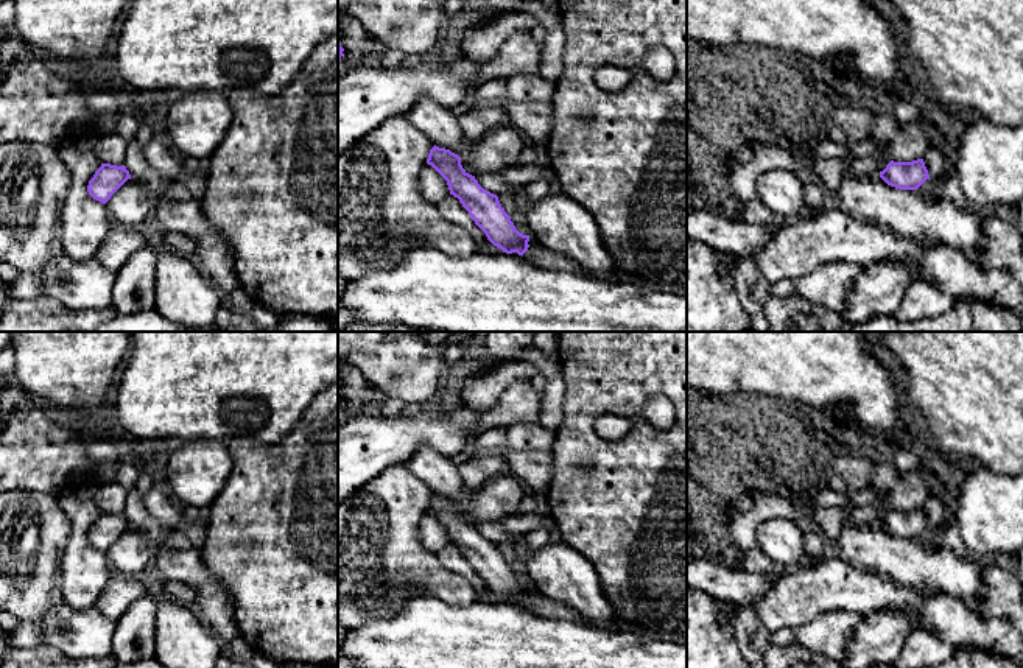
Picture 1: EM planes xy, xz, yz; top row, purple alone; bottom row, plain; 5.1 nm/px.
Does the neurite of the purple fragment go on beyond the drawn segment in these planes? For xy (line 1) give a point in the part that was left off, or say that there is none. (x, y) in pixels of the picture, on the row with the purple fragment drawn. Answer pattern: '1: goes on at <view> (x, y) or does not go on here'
1: does not go on here

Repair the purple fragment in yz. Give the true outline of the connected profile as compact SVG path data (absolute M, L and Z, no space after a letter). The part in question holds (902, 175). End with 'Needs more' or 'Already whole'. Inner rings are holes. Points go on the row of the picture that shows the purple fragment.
M923 159L912 162L891 160L880 178L891 187L900 190L917 190L926 179L930 179Z. Already whole

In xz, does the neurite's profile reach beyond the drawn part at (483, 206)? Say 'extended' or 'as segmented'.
as segmented

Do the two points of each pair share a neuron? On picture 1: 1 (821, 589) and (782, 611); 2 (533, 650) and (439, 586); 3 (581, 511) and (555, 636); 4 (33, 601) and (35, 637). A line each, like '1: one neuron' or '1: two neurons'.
1: one neuron
2: two neurons
3: two neurons
4: one neuron

